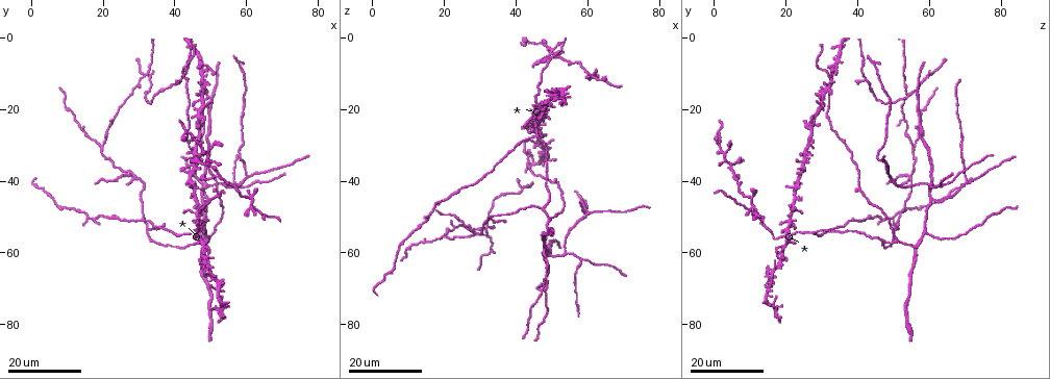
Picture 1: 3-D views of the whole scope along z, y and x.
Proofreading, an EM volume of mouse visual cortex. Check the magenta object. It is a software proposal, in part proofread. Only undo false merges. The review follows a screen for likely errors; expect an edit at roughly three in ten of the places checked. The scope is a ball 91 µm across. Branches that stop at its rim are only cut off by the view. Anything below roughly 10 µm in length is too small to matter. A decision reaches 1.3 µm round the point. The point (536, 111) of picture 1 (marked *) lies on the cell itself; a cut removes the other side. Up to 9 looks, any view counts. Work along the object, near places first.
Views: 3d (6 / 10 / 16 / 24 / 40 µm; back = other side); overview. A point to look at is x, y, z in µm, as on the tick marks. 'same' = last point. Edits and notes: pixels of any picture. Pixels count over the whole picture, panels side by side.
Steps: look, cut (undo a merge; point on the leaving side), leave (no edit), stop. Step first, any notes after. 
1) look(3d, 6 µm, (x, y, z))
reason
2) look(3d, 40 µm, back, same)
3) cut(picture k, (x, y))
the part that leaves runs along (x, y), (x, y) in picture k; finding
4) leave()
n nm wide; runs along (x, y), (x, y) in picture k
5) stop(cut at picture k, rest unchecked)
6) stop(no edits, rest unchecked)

look(3d, 16 µm, (53.5, 41.5, 60.0))
branch point

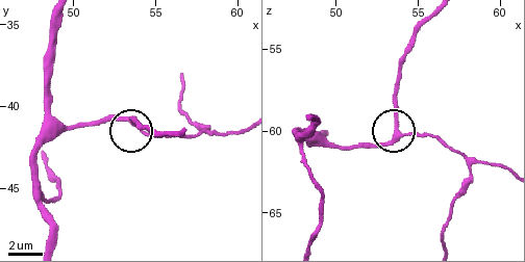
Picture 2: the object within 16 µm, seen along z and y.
look(3d, 6 µm, same)

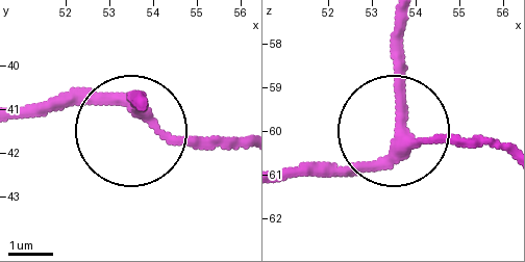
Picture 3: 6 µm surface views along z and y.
leave()
side arm 26 µm; runs along (25, 112), (103, 101), (181, 135), (233, 135) in picture 3; one cell here

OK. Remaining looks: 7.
look(3d, 16 µm, (19.5, 31.0, 55.5))
arms part here

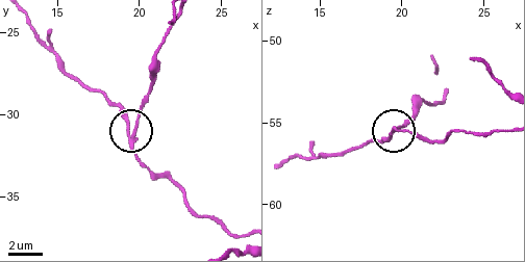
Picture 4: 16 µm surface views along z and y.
look(3d, 6 µm, same)

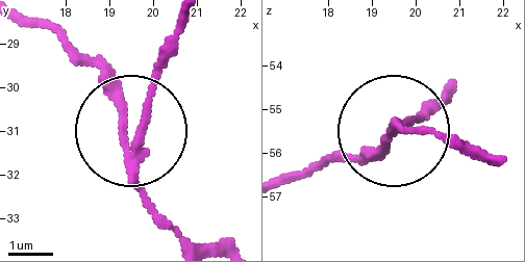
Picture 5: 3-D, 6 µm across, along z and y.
cut(picture 5, (154, 94))
the part that leaves runs along (134, 154), (179, 23) in picture 5; two cells meet here

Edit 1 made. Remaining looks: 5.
look(overview)

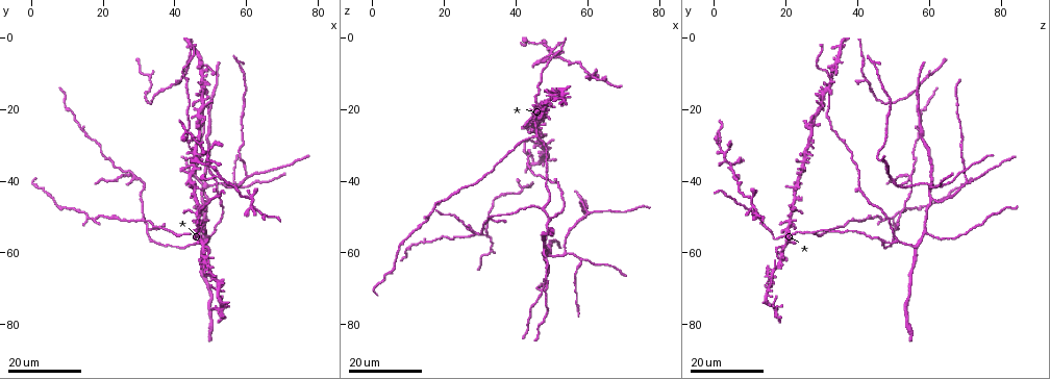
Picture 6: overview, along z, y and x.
look(3d, 24 µm, (61.0, 39.0, 49.0))
a fork

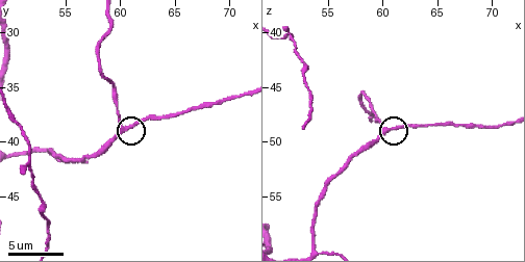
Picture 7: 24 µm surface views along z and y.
look(3d, 10 µm, (60.4, 38.6, 48.8))

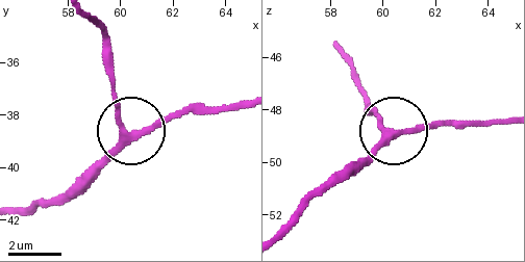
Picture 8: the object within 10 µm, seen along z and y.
leave()
side arm 20 µm; 3 arms; one cell here

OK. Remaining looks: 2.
look(3d, 16 µm, (50.0, 56.0, 51.0))
three arms meet

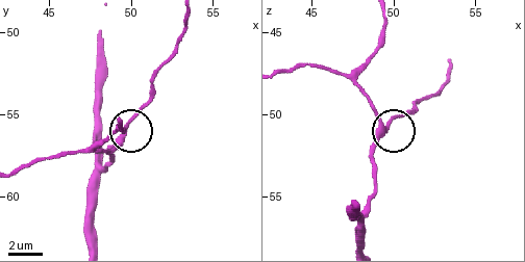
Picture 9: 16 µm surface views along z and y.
look(3d, 10 µm, same)
zoom in

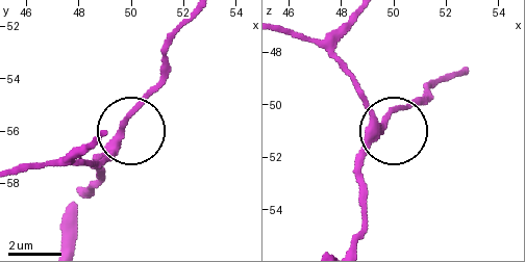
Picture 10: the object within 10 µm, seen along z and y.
leave()
3 arms; runs along (103, 135), (72, 162), (101, 160), (164, 84) in picture 10; one cell here

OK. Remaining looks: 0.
stop(cut at picture 5, rest unchecked)

